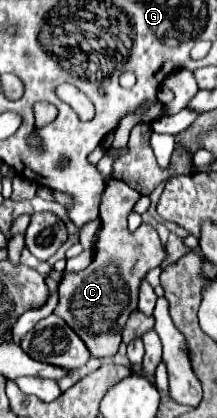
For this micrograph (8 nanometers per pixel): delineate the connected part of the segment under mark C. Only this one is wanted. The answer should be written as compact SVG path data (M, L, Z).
M112 180L100 204L102 230L94 244L94 258L90 266L82 272L68 274L60 280L58 306L54 314L60 316L88 346L92 358L114 356L120 346L120 330L128 320L128 314L136 310L140 278L154 266L160 266L166 258L166 248L162 246L158 232L150 224L140 224L138 230L130 232L126 218L128 212L138 202L140 194L120 180Z

